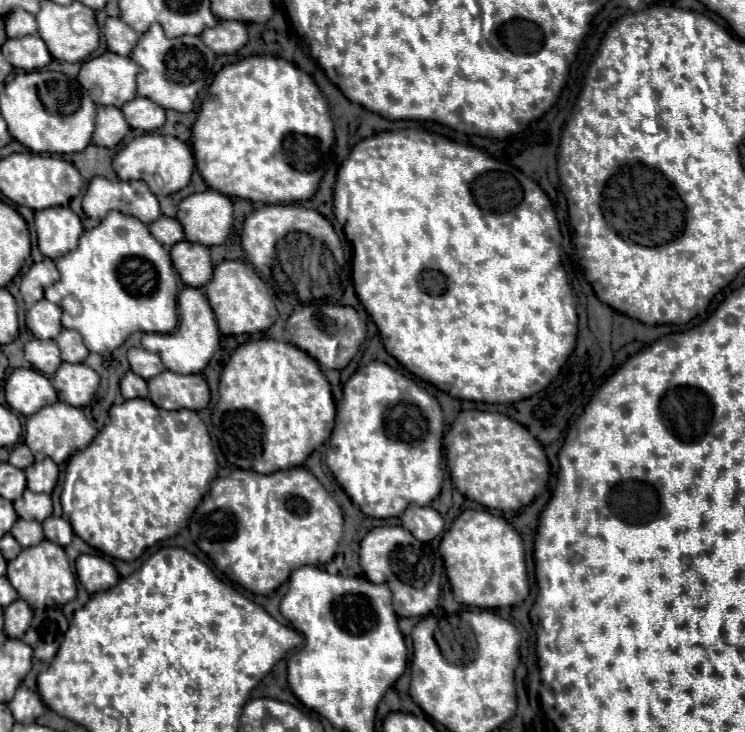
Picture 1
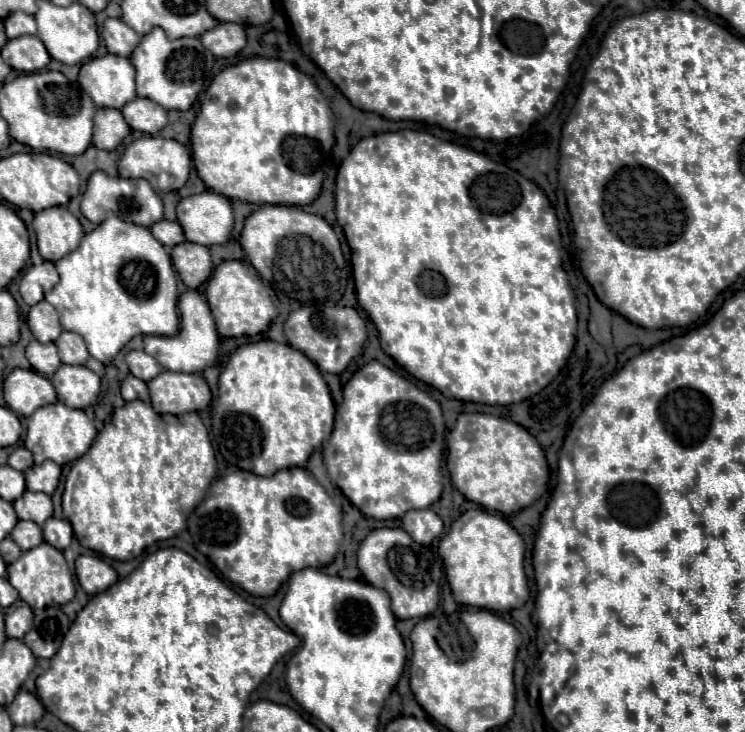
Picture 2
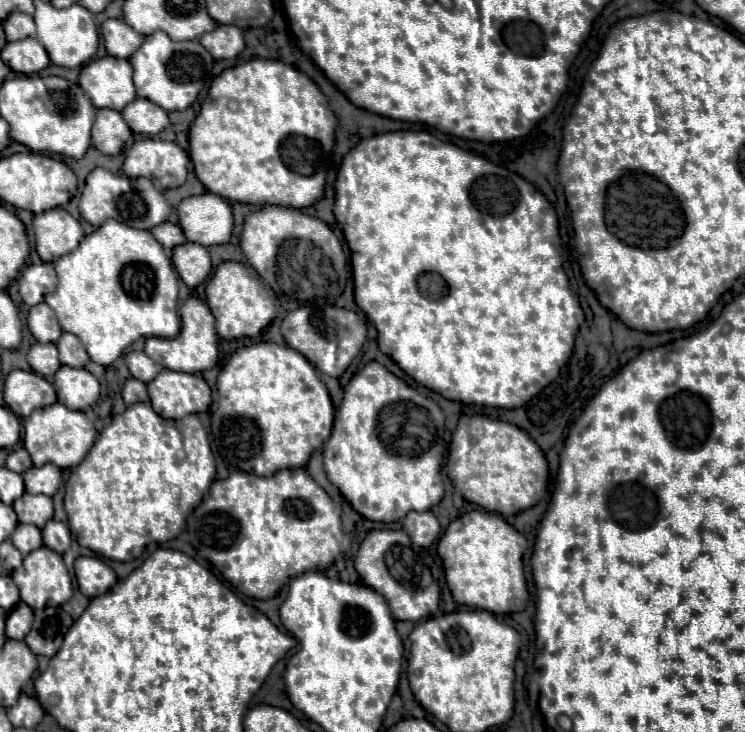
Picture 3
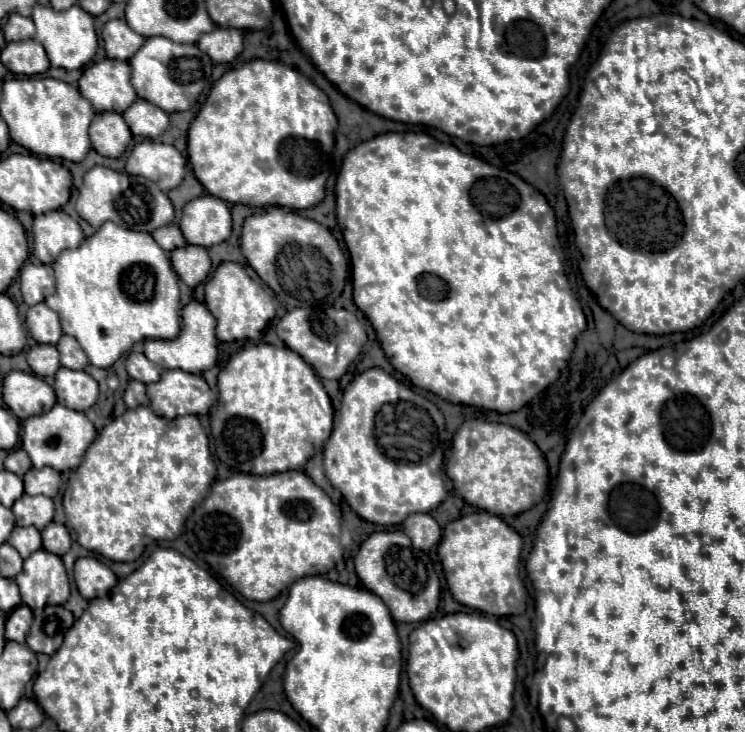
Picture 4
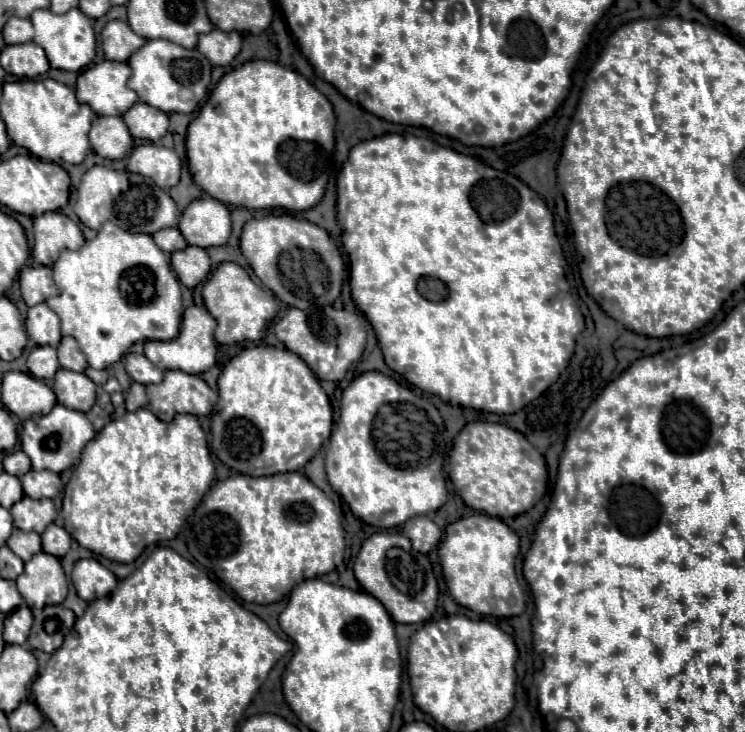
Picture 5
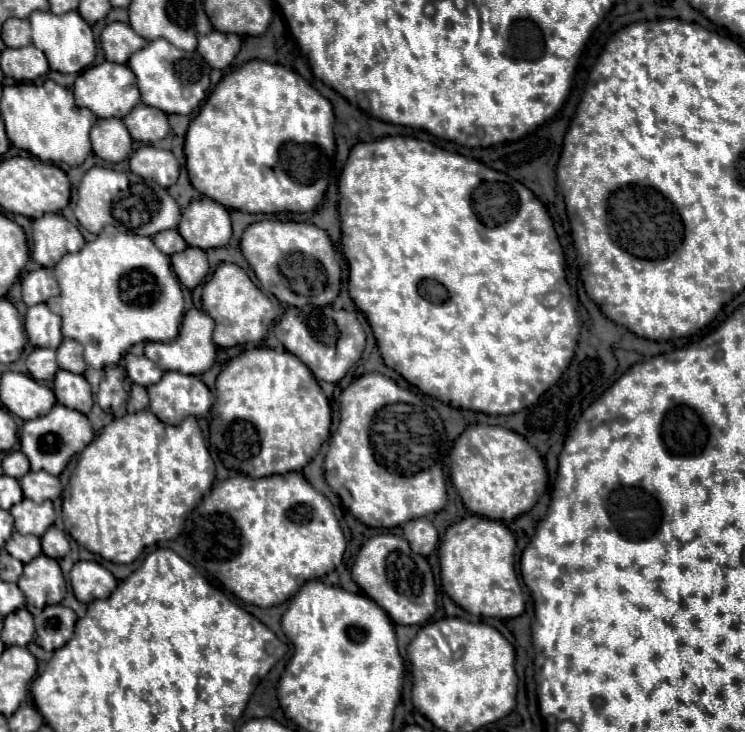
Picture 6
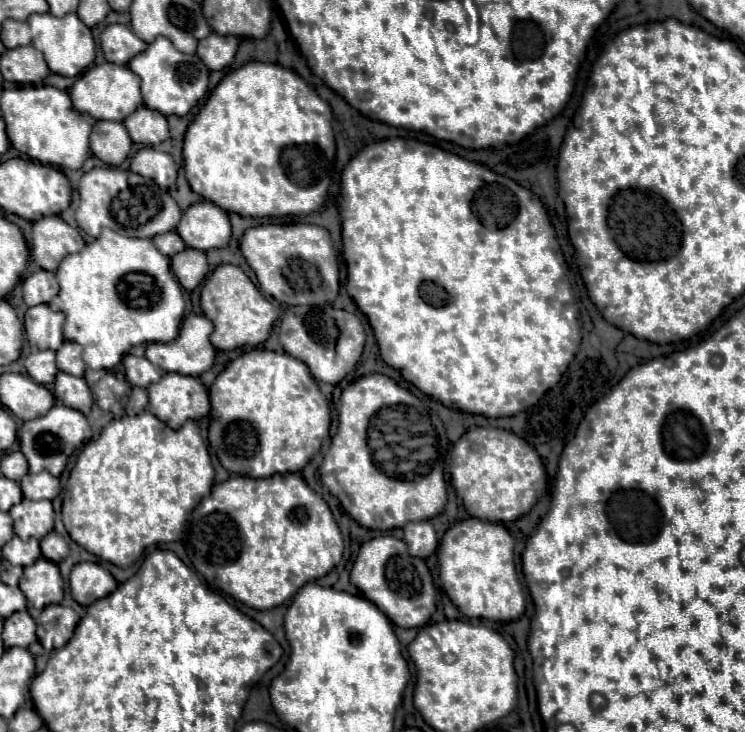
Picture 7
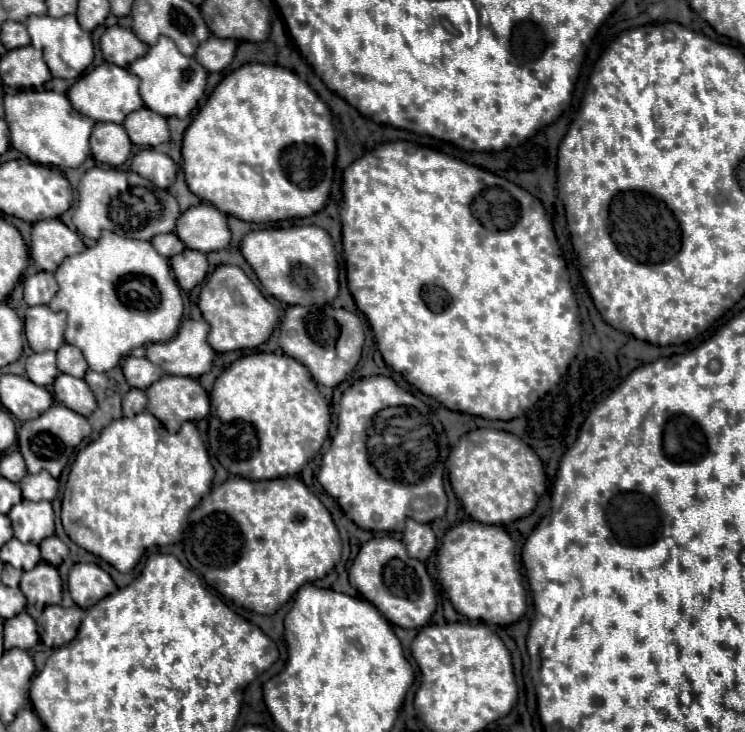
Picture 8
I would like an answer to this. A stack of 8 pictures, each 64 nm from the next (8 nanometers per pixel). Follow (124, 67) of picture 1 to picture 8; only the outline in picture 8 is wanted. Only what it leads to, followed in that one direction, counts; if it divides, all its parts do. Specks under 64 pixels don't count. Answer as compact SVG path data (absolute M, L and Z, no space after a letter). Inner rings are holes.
M102 64L86 72L82 78L78 78L66 96L78 112L84 112L84 116L96 122L122 124L128 112L134 112L136 108L144 106L138 94L138 86L140 86L140 80L136 80L136 76L132 76L126 68L120 68L116 64Z

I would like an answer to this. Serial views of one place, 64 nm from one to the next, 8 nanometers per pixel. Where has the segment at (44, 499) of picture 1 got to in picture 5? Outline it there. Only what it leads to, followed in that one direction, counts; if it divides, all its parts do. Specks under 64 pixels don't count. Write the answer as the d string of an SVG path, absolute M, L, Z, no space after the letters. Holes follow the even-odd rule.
M24 496L20 502L16 502L12 508L14 526L22 532L38 532L42 534L48 524L54 522L56 510L52 500L32 500Z

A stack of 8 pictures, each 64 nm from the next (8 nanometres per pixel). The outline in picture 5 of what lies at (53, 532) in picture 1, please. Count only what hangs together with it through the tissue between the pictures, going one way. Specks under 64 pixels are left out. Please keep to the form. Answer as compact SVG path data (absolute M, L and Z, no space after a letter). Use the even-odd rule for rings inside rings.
M50 524L42 534L42 550L56 558L62 558L70 550L70 536L64 528Z

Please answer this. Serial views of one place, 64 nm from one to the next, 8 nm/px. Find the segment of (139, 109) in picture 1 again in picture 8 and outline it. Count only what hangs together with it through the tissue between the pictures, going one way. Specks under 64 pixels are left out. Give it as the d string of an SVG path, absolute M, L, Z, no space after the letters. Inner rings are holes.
M140 108L130 112L122 124L130 140L138 146L158 146L170 140L166 118L152 112L150 108Z

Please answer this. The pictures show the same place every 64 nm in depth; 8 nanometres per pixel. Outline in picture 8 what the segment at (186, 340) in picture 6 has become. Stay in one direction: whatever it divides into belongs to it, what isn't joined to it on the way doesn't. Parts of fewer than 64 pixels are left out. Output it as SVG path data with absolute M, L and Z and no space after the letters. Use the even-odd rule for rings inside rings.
M186 320L176 338L166 344L148 344L146 358L160 366L166 374L200 378L210 372L214 350L206 342L208 324L204 320Z

